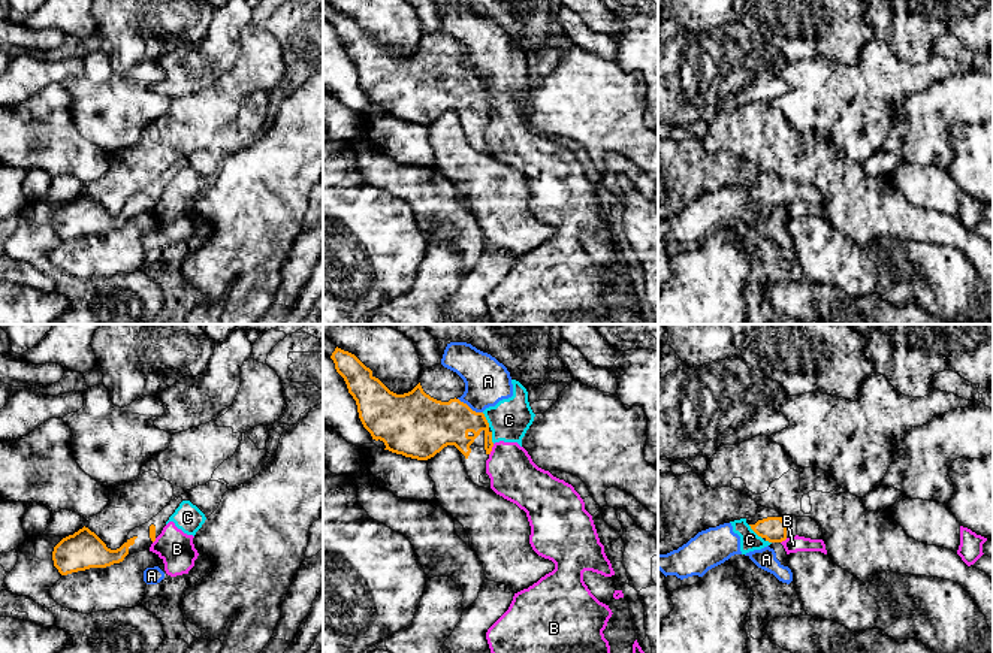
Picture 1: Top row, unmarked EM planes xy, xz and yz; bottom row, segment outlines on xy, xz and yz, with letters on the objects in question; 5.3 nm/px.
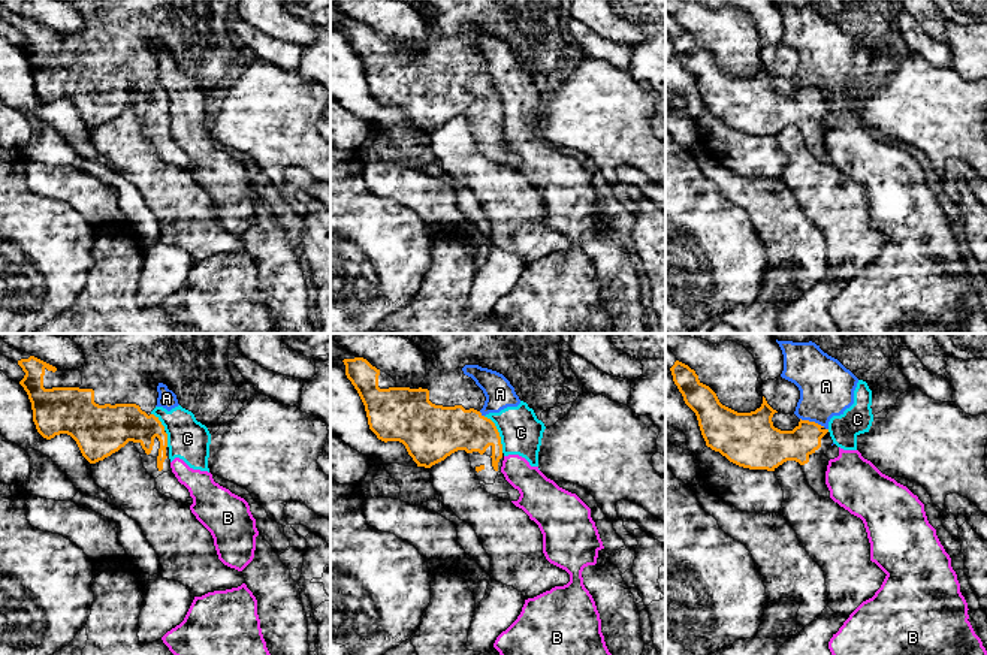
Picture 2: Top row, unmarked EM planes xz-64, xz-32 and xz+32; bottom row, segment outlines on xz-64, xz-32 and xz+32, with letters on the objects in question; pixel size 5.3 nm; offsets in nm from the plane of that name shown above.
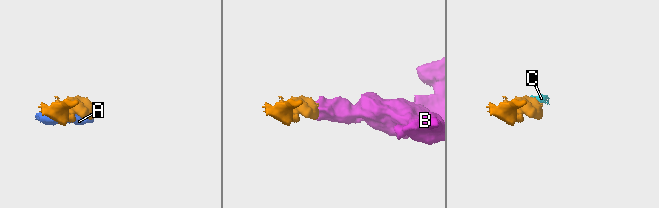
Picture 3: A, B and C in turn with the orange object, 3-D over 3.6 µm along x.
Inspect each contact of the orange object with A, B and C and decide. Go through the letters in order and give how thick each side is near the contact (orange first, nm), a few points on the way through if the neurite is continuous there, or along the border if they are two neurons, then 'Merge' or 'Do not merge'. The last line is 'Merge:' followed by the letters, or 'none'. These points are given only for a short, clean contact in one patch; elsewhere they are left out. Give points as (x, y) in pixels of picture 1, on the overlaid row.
A: Thickness 300 nm (orange) against 240 nm. Boundary: xz (458, 398), (482, 413). Do not merge
B: Thickness 190 nm (orange) against 260 nm. Boundary: xz (494, 444), (489, 455). Do not merge
C: Thickness 140 nm (orange) against 110 nm. Boundary: yz (748, 525), (761, 538). Do not merge
Merge: none

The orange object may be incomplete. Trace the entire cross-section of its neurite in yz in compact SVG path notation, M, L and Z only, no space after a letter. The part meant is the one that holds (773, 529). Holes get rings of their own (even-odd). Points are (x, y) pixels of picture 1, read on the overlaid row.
M758 505L757 514L746 519L751 529L769 542L782 542L790 536L823 539L823 532L811 517L782 516L779 511Z

